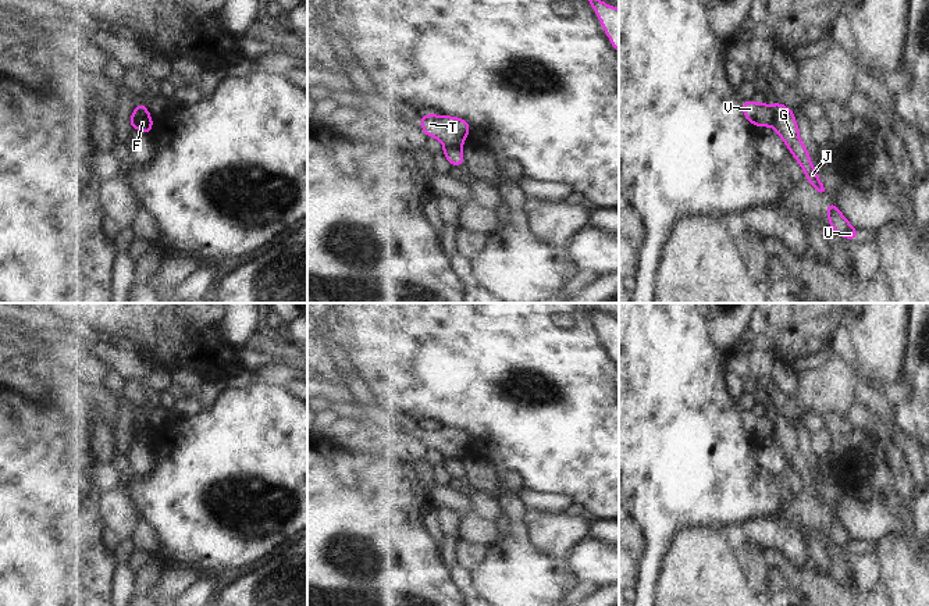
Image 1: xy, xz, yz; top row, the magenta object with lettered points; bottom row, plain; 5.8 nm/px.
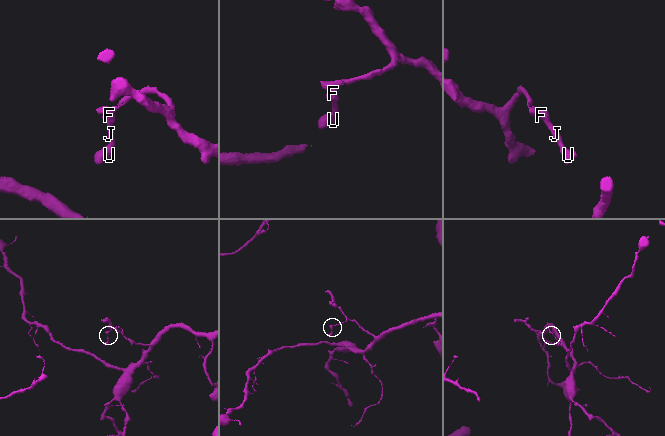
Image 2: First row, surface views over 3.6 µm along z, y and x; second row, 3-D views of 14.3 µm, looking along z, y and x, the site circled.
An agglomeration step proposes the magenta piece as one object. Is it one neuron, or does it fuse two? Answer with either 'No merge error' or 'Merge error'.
Merge error

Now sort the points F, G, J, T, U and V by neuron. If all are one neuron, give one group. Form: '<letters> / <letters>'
F G J U / T V

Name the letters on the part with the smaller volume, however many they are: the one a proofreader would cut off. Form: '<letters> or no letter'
F, G, J, U

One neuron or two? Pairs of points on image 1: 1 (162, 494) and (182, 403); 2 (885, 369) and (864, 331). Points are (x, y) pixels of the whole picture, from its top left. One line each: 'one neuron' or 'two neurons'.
1: two neurons
2: one neuron

